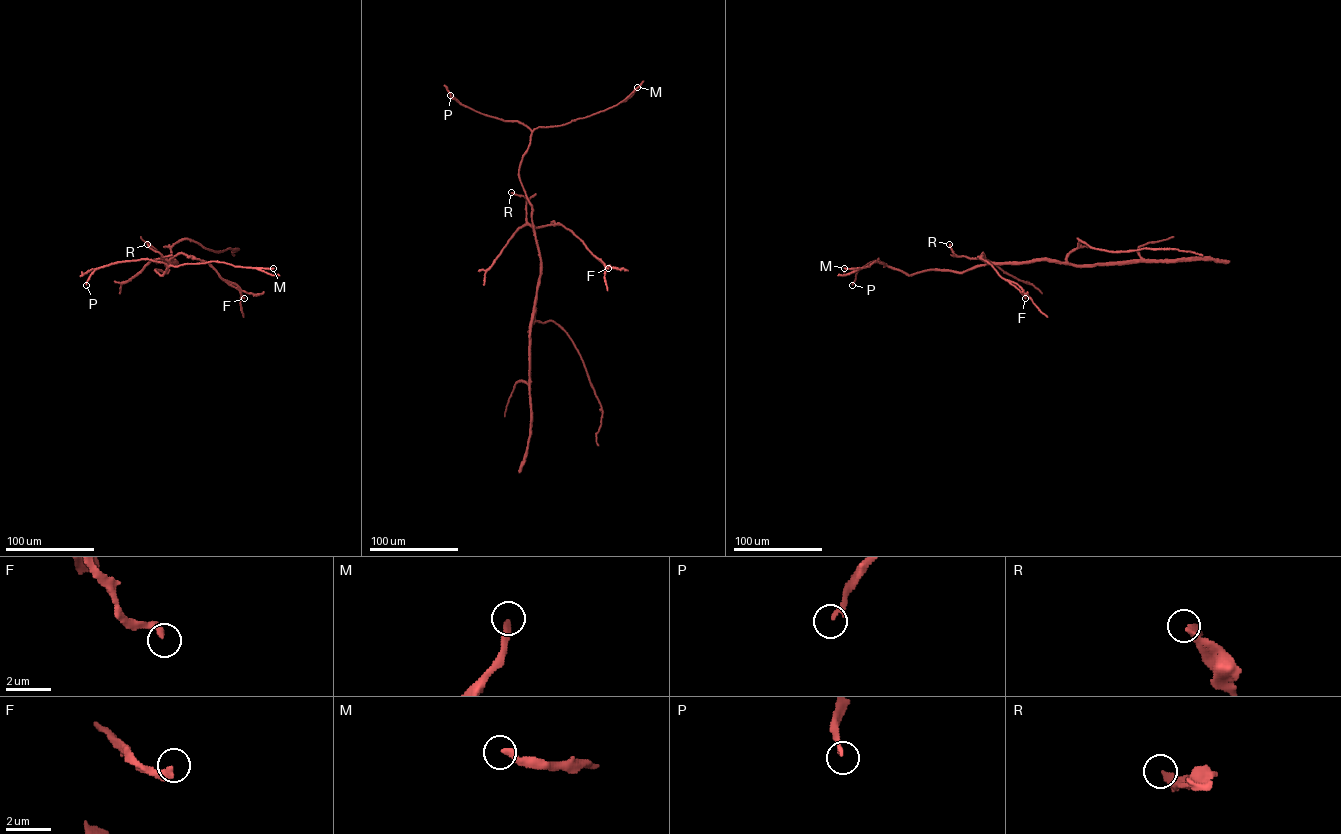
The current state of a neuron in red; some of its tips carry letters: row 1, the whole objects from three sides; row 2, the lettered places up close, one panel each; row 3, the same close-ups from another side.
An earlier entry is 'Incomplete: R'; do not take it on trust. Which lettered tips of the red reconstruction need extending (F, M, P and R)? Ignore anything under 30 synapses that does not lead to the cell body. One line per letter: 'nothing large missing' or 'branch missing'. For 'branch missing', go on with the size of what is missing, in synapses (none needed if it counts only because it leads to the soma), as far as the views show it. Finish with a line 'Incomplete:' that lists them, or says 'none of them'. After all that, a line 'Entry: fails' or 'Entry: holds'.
F: nothing large missing
M: nothing large missing
P: nothing large missing
R: nothing large missing
Incomplete: none of them
Entry: fails

